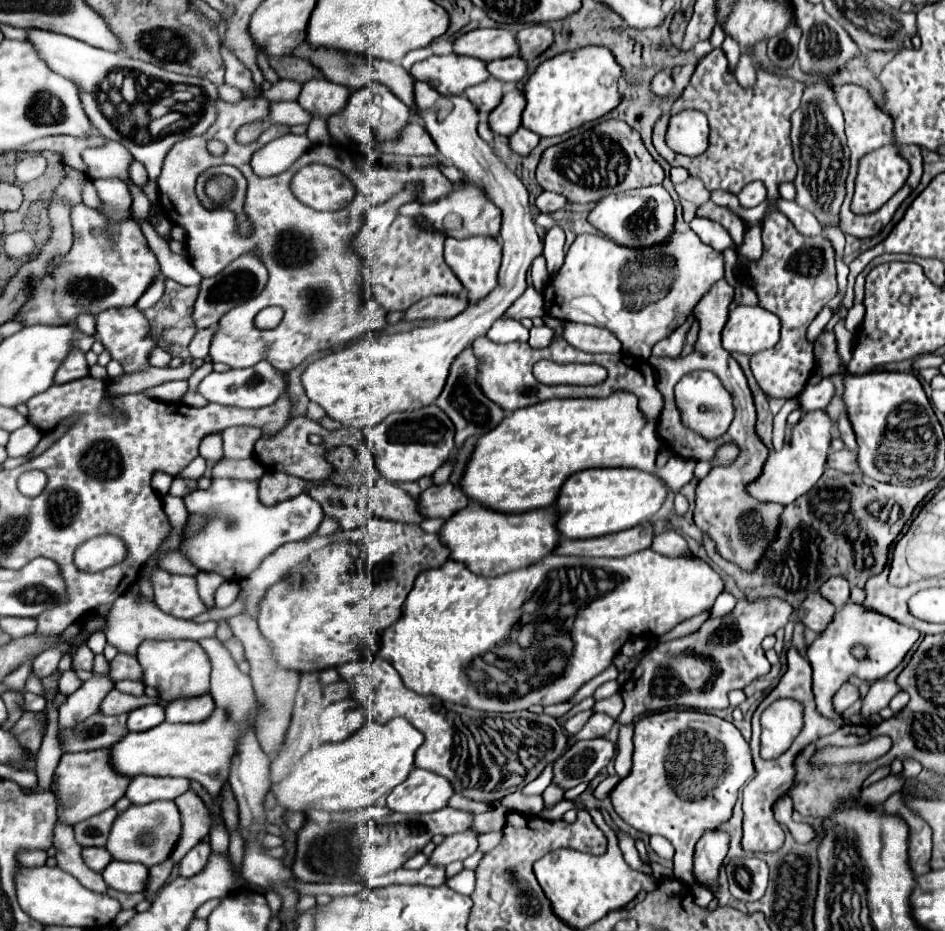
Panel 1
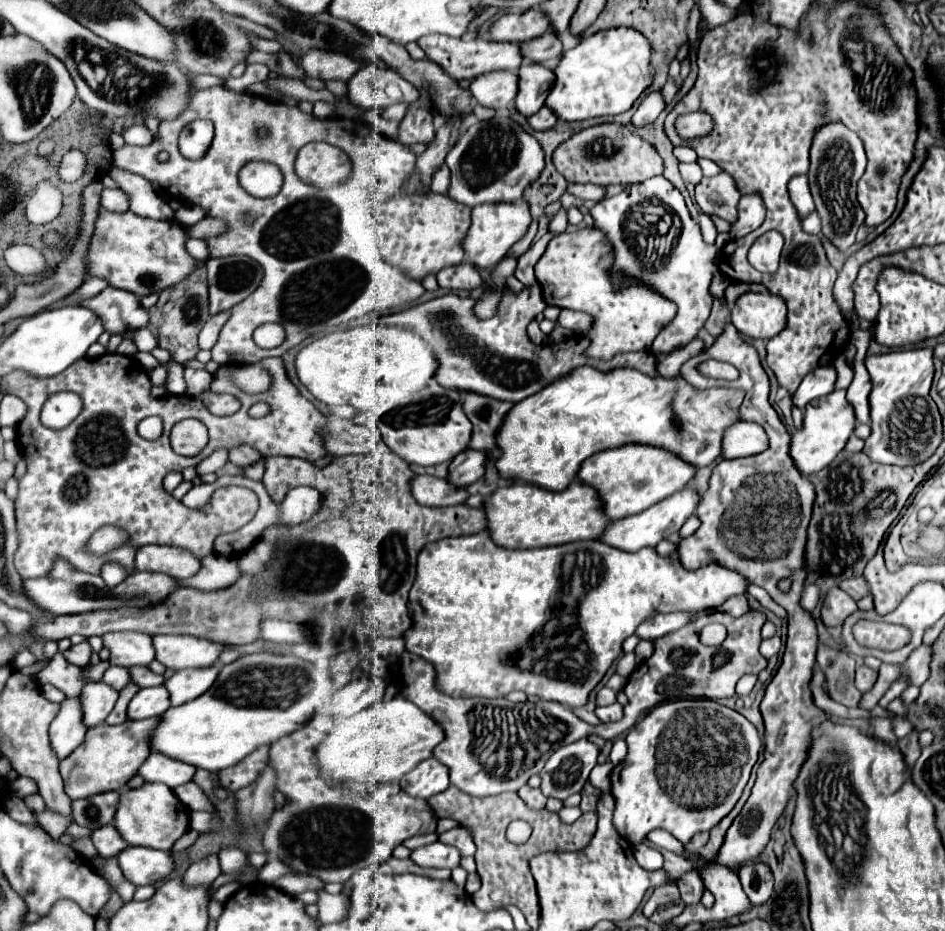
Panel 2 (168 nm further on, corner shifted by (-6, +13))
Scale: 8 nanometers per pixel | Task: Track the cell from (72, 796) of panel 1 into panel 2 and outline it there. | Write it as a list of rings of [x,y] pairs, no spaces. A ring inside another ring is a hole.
[[[161,717],[145,719],[145,721],[131,721],[127,719],[121,725],[107,725],[101,723],[87,731],[83,743],[59,763],[61,779],[65,785],[65,793],[71,799],[85,799],[105,791],[121,791],[127,781],[137,773],[141,763],[151,753],[151,735],[159,725]]]

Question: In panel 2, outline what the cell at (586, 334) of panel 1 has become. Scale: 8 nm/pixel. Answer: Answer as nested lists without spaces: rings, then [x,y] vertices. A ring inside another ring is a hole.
[[[563,309],[559,313],[559,319],[557,323],[569,331],[587,331],[591,329],[593,325],[593,319],[589,315],[583,315],[583,313],[577,313],[577,311],[569,311],[569,309]]]

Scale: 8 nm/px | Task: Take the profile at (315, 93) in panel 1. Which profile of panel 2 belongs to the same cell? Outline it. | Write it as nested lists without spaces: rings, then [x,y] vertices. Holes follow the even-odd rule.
[[[313,49],[301,57],[301,67],[305,69],[305,73],[309,77],[323,79],[323,81],[329,79],[349,81],[361,65],[363,63],[357,63],[357,59],[349,59],[349,55],[341,55],[339,51]]]

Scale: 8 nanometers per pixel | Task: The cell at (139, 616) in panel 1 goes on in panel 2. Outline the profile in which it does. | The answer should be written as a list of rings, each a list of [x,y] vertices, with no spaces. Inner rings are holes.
[[[121,631],[121,633],[105,633],[103,647],[109,649],[109,663],[135,667],[135,665],[149,665],[155,659],[151,637],[145,633],[135,631]]]

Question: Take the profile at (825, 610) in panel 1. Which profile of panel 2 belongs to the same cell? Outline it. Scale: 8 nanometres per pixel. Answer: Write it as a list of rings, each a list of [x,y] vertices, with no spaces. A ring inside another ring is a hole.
[[[835,587],[833,591],[829,591],[825,595],[823,609],[821,609],[821,621],[827,627],[839,627],[855,611],[857,611],[857,603],[845,591],[841,591],[839,587]]]

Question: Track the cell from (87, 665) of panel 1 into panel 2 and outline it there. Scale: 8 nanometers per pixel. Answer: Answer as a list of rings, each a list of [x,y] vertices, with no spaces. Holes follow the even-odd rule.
[[[83,641],[83,643],[79,643],[79,645],[71,645],[71,647],[63,653],[63,657],[65,657],[69,663],[77,665],[77,667],[85,667],[85,665],[89,665],[89,659],[91,659],[91,647],[89,647],[87,641]]]

